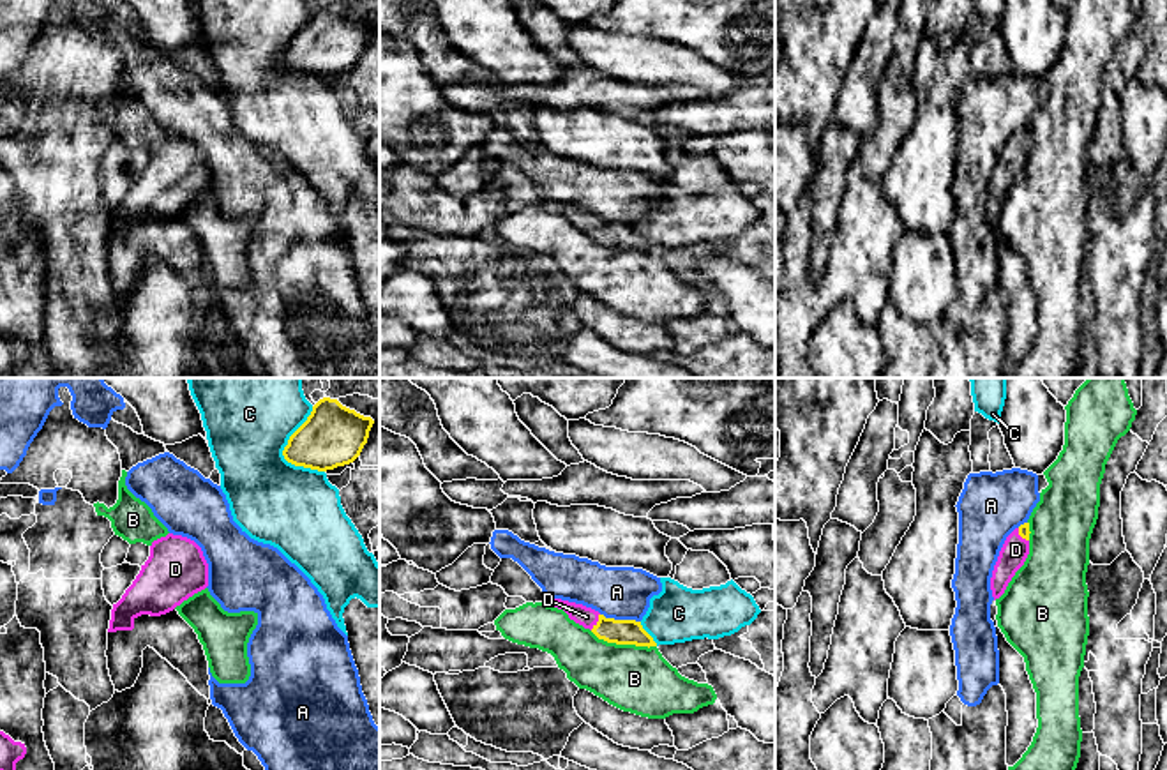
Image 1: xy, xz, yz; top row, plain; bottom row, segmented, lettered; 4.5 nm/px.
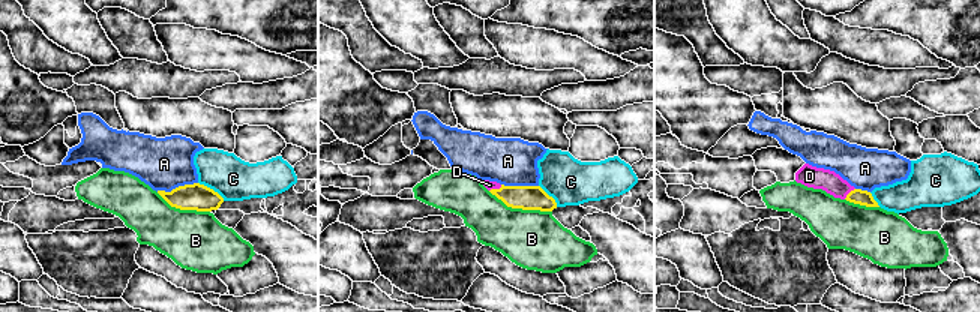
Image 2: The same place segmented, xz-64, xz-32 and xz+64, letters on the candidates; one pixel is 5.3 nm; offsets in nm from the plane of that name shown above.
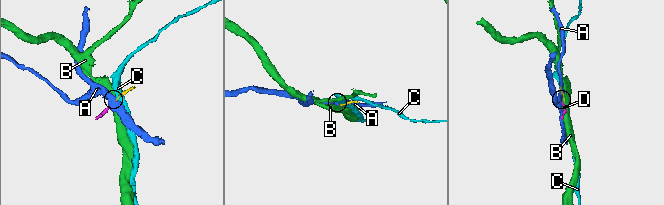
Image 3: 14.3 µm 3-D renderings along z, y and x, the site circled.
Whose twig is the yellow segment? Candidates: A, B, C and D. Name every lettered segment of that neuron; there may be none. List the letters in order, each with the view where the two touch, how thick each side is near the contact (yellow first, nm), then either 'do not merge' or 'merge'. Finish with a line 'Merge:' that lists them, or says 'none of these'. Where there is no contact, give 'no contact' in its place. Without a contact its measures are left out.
A: contact in xz; calibres 110 and 240 nm; do not merge
B: contact in xz; calibres 110 and 300 nm; do not merge
C: contact in xy; calibres 280 and 380 nm; do not merge
D: contact in xz; calibres 110 and 90 nm; merge
Merge: D

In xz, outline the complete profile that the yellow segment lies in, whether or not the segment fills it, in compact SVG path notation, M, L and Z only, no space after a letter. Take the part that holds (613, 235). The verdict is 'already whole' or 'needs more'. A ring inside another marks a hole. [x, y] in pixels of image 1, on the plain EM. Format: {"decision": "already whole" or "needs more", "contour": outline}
{"decision": "needs more", "contour": "M544 203L547 210L563 214L570 224L590 233L599 244L616 249L636 249L636 251L657 251L653 242L643 233L641 226L636 224L614 224L606 223L599 215L583 208Z"}

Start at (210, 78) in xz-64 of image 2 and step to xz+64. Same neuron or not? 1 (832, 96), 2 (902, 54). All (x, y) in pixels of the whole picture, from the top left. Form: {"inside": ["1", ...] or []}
{"inside": []}

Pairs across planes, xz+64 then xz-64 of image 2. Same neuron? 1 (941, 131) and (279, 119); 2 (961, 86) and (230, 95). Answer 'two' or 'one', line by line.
1: one
2: one

